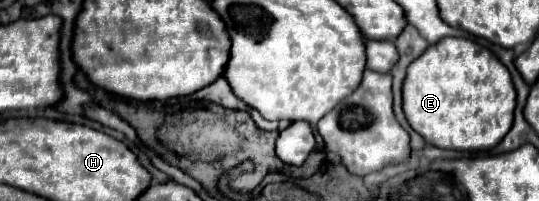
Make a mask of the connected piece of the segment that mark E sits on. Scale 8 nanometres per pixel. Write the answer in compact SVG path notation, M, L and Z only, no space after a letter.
M444 37L430 45L418 59L408 65L402 87L402 109L410 127L424 137L426 143L440 149L458 151L486 151L496 147L512 127L516 107L516 89L510 79L510 71L502 67L486 47L462 37Z

